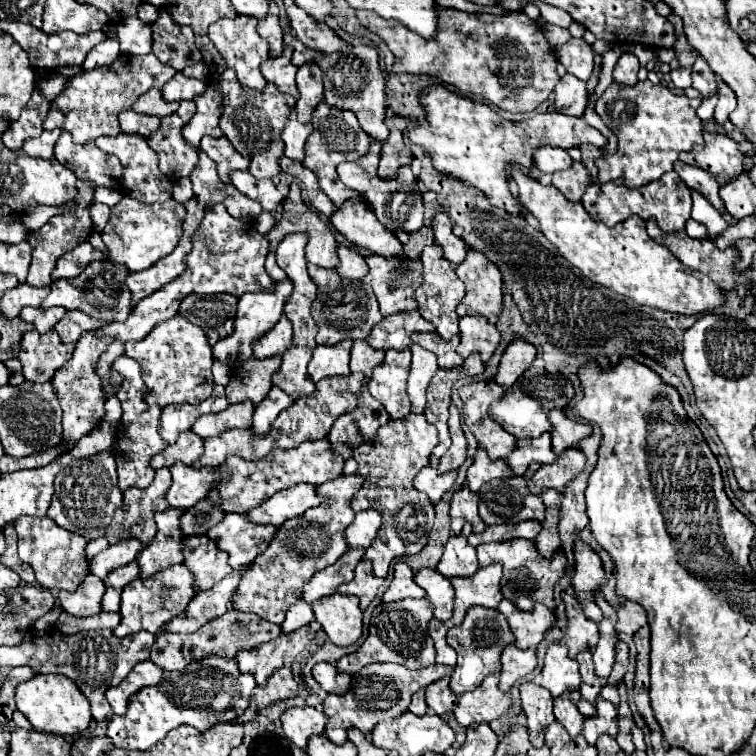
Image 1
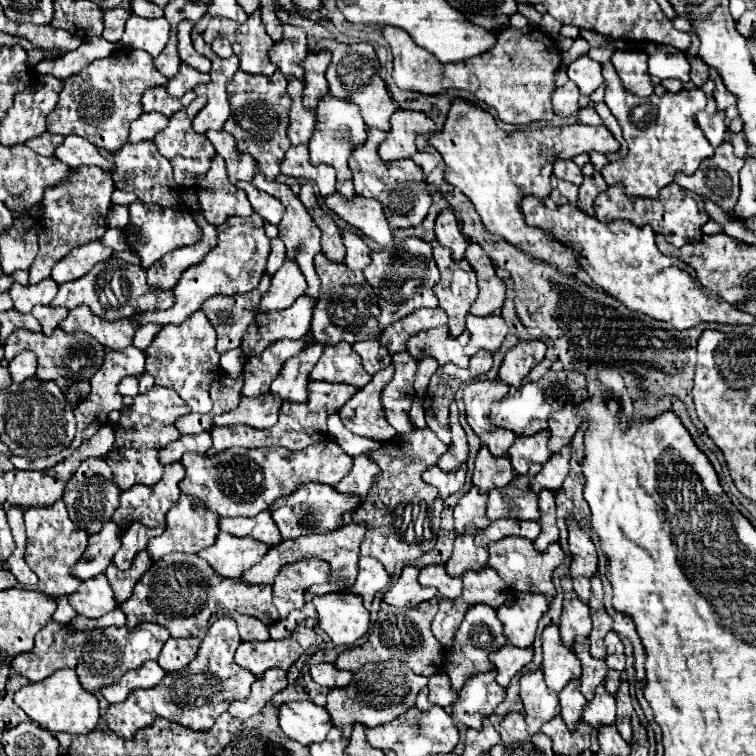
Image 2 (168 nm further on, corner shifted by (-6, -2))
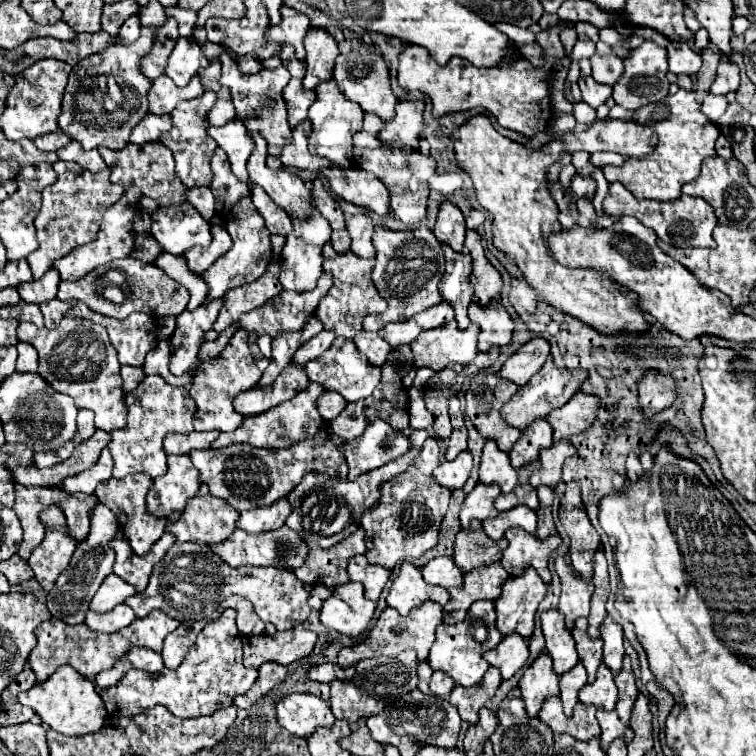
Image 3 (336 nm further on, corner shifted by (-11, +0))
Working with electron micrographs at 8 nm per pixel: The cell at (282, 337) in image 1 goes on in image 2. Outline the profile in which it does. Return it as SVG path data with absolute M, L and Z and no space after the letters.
M300 296L290 308L274 312L258 312L252 320L246 336L242 338L240 350L244 356L260 354L266 346L274 344L280 338L302 338L310 332L314 298Z

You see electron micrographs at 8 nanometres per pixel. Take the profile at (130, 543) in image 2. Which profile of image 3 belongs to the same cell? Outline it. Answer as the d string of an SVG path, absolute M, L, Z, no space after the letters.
M133 474L131 478L121 478L121 480L109 478L107 482L101 482L95 490L95 494L99 494L99 500L105 506L109 506L111 512L115 514L137 556L145 556L151 550L151 546L161 538L161 534L165 532L165 526L169 522L169 516L155 518L155 516L147 514L147 510L145 510L145 492L147 492L147 486L151 486L151 482L153 480L147 478L147 474Z

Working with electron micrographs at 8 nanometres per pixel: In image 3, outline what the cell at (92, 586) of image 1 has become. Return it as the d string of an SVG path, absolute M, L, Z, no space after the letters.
M109 574L103 580L103 584L99 586L99 590L95 592L95 596L93 596L91 604L89 604L89 610L93 610L93 612L109 612L109 610L113 610L117 604L121 604L125 598L129 598L133 594L135 594L133 586L123 582L119 576Z

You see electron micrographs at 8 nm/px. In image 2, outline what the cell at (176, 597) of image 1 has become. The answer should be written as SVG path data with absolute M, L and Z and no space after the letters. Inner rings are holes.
M170 554L162 556L162 560L156 560L152 568L138 580L134 594L120 604L120 610L126 614L128 628L134 628L134 624L140 622L158 622L170 630L170 636L196 636L200 628L208 626L208 620L212 612L216 610L234 610L246 616L256 616L266 626L278 622L278 610L272 602L272 584L250 584L242 578L230 578L218 576L206 560L200 560L196 554ZM180 556L180 560L176 560ZM182 574L182 576L178 576ZM186 576L202 576L208 580L206 586L196 584L188 580Z

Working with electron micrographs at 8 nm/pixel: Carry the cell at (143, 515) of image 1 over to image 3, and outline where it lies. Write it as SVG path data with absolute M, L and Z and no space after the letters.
M187 454L169 456L169 470L165 476L155 478L147 492L147 512L165 518L173 512L183 512L189 498L199 490L199 474Z

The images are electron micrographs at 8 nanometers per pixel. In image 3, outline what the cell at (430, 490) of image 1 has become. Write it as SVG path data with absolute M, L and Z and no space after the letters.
M463 452L459 454L453 462L443 462L437 466L437 470L433 472L435 480L441 484L441 486L447 486L449 490L457 490L461 488L467 478L469 478L469 472L471 472L471 454L469 452Z

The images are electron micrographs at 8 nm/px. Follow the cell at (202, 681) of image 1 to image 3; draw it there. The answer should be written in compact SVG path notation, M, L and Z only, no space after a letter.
M225 610L217 620L209 622L197 636L195 646L187 652L187 658L177 670L161 670L159 674L147 674L143 670L129 670L129 674L123 676L123 682L119 686L111 686L109 690L103 690L101 696L105 700L105 706L111 714L119 718L135 718L147 708L153 708L157 704L169 708L171 714L177 718L201 718L201 716L211 716L213 712L221 708L229 708L233 704L233 698L237 694L245 694L257 680L257 670L245 668L241 662L241 636L235 626L235 610Z

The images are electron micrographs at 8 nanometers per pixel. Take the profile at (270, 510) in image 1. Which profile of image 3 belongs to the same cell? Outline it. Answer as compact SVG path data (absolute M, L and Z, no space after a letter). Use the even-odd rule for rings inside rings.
M413 432L409 436L411 446L409 452L393 462L387 462L385 466L381 466L379 470L371 470L367 474L361 474L355 482L339 482L333 478L327 478L325 474L307 474L301 484L287 496L293 512L289 514L289 518L285 520L285 524L295 530L303 540L307 540L309 546L319 546L319 548L327 548L327 546L335 546L335 542L341 542L343 538L347 538L351 532L355 532L359 528L359 518L363 514L363 510L371 508L377 500L379 500L379 484L385 480L391 480L395 474L401 474L403 470L407 470L411 466L411 462L417 458L423 442L427 438L427 432ZM309 494L317 494L319 502L307 512L303 514L301 504Z

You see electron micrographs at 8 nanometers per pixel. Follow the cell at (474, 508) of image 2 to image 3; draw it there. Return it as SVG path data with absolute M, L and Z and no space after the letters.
M477 484L473 488L473 492L465 498L465 502L461 504L461 526L465 530L471 528L471 520L487 520L487 518L495 518L499 512L493 506L493 500L501 494L499 486L485 486L485 484Z

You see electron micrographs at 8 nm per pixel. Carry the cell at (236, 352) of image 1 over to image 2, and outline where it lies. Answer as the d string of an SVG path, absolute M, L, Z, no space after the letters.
M284 260L280 270L272 276L270 290L260 302L260 310L282 310L294 304L298 296L306 292L306 280L292 260Z

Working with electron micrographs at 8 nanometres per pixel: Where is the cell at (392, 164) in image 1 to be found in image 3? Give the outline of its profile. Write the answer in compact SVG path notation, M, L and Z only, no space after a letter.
M403 100L395 106L395 118L387 120L381 134L377 136L385 144L409 146L417 150L421 130L425 128L423 122L425 102L421 100Z

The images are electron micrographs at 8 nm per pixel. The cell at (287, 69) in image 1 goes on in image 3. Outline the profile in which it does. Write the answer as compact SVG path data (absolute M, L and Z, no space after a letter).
M281 6L281 24L279 26L269 26L267 38L273 38L277 44L291 44L295 48L295 54L299 60L305 58L303 50L303 38L309 32L311 24L305 14L295 12L289 6Z

